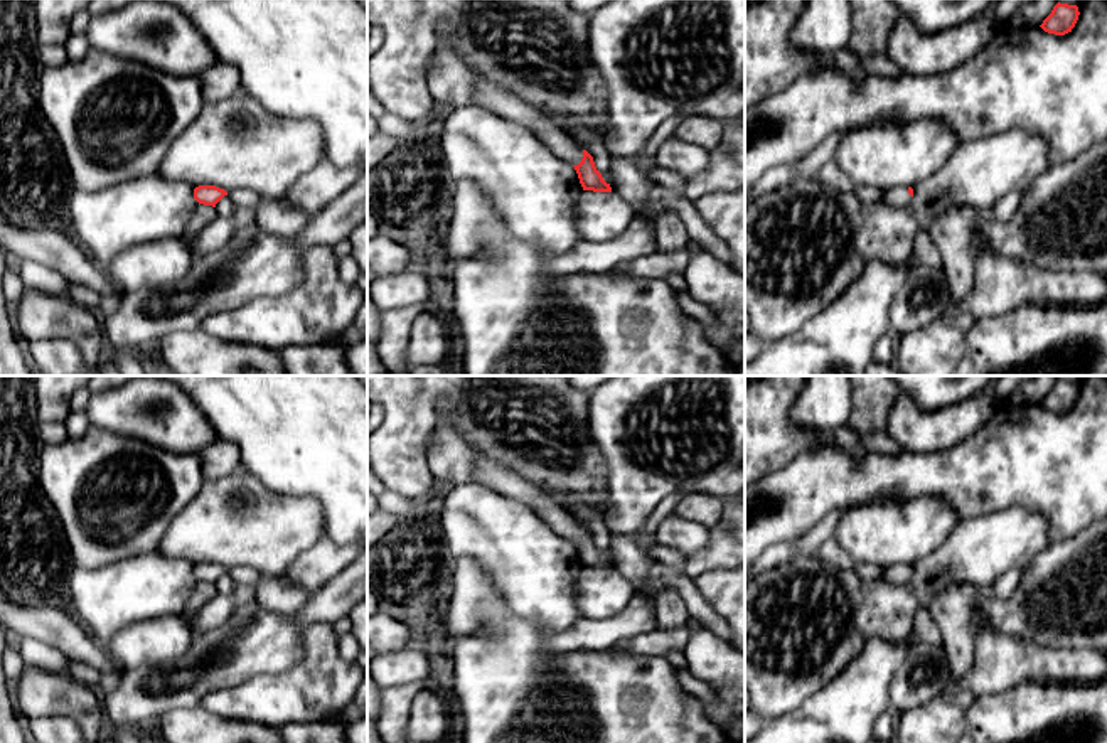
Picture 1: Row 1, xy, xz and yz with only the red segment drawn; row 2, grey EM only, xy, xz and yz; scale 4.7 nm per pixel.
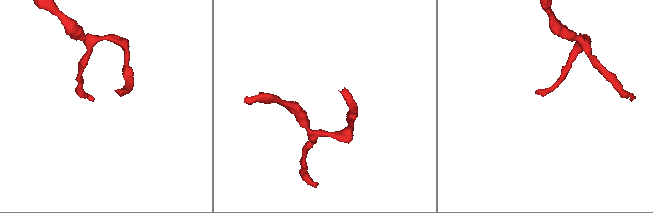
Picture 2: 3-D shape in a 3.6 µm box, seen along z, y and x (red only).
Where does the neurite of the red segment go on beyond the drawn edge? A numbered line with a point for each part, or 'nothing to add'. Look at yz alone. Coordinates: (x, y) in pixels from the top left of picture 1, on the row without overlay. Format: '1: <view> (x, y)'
1: yz (898, 573)

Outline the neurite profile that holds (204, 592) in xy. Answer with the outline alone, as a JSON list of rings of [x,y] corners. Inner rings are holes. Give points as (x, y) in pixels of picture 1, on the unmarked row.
[[[199,581],[194,588],[192,598],[189,600],[187,607],[180,613],[187,623],[192,622],[195,612],[211,601],[217,595],[216,585]]]

